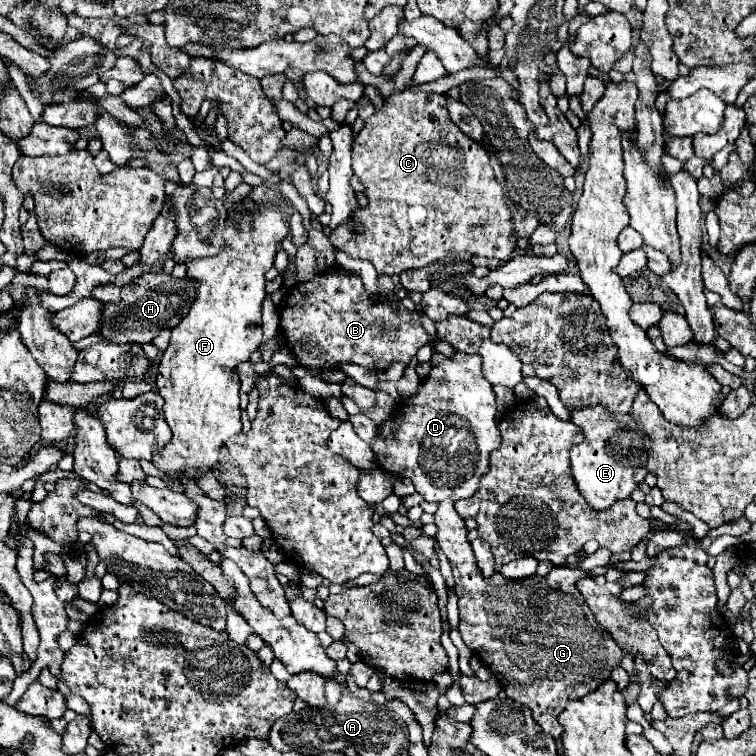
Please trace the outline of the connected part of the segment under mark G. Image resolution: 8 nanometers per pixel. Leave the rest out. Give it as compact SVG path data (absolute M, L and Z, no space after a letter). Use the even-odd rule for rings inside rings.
M444 500L438 504L434 514L434 524L438 526L436 540L442 552L448 556L456 580L458 594L458 610L460 610L460 636L464 644L474 650L482 658L482 662L492 670L498 682L504 686L508 698L514 698L520 704L526 704L532 710L534 720L540 728L558 738L562 734L562 726L558 724L558 714L566 708L570 700L584 696L586 686L598 686L604 682L614 666L620 664L622 650L614 642L614 638L594 620L594 614L586 606L582 594L576 588L576 582L584 576L580 568L564 568L556 566L548 576L530 576L526 580L506 580L502 574L494 574L492 578L484 578L478 572L478 564L474 560L474 552L468 542L468 530L464 520L458 516L454 508L454 500Z

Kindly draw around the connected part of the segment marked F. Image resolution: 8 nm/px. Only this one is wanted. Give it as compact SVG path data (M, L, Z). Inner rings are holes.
M266 180L264 186L254 186L248 194L254 198L254 202L262 204L262 214L258 214L254 220L248 220L246 216L240 216L240 228L232 228L226 224L224 240L226 248L218 256L200 258L194 262L186 262L188 276L200 282L200 288L196 292L196 300L190 306L190 312L186 318L180 320L180 324L172 330L170 344L166 352L160 358L158 364L158 376L156 376L156 388L160 396L164 398L164 418L172 430L172 440L166 446L154 448L154 466L166 474L170 480L170 488L182 490L182 476L188 476L192 482L196 482L196 474L208 474L220 458L220 450L224 442L230 436L236 436L242 430L240 424L240 408L238 408L238 382L232 380L232 370L240 362L248 362L250 354L258 348L262 342L262 300L264 300L264 272L274 266L276 248L286 236L288 228L282 222L282 214L286 212L284 204L270 202L264 196L264 188L278 190L278 186L272 180Z

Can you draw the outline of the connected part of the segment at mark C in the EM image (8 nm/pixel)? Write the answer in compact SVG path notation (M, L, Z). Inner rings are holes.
M404 90L404 92L396 92L392 94L390 98L384 100L384 108L380 112L376 112L374 116L370 116L366 120L366 126L358 132L358 136L354 138L354 152L352 152L352 168L354 168L354 174L360 176L362 184L366 186L366 198L368 198L368 206L366 208L356 208L352 212L352 220L350 222L344 222L340 226L336 226L332 232L330 232L330 244L340 250L340 252L346 252L350 258L360 258L360 260L368 260L374 264L374 268L378 270L378 274L388 274L388 276L394 276L394 274L402 274L404 270L412 270L412 268L424 268L428 266L430 262L434 260L442 260L444 254L452 254L454 258L460 258L460 260L470 260L474 254L478 256L494 256L498 260L508 260L514 246L516 246L516 238L514 238L514 232L512 232L512 224L510 224L510 210L508 206L504 204L504 194L502 194L502 188L500 184L496 182L494 178L494 172L492 172L492 166L488 162L488 152L480 146L480 142L476 142L474 138L466 136L450 118L448 118L448 104L446 104L446 96L444 94L428 94L428 92L420 92L420 90ZM354 224L362 226L362 232L356 232Z

